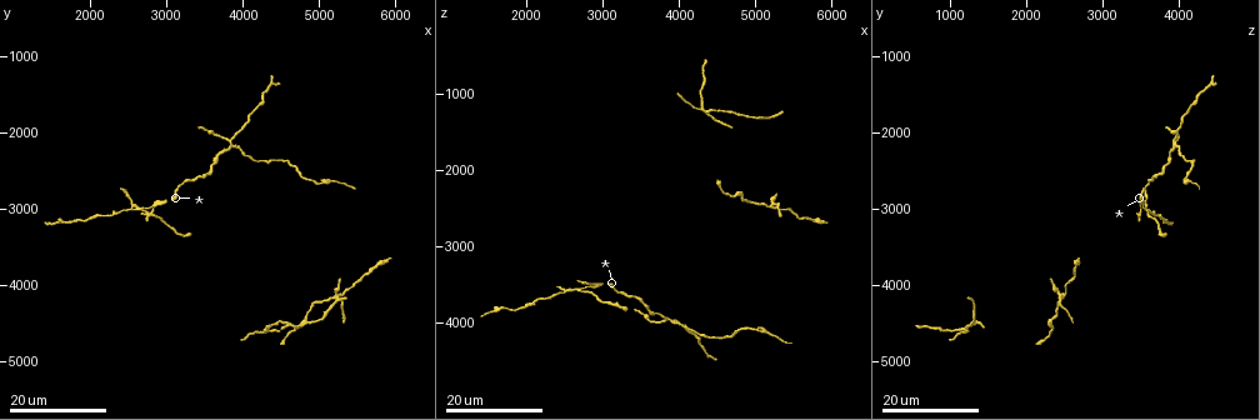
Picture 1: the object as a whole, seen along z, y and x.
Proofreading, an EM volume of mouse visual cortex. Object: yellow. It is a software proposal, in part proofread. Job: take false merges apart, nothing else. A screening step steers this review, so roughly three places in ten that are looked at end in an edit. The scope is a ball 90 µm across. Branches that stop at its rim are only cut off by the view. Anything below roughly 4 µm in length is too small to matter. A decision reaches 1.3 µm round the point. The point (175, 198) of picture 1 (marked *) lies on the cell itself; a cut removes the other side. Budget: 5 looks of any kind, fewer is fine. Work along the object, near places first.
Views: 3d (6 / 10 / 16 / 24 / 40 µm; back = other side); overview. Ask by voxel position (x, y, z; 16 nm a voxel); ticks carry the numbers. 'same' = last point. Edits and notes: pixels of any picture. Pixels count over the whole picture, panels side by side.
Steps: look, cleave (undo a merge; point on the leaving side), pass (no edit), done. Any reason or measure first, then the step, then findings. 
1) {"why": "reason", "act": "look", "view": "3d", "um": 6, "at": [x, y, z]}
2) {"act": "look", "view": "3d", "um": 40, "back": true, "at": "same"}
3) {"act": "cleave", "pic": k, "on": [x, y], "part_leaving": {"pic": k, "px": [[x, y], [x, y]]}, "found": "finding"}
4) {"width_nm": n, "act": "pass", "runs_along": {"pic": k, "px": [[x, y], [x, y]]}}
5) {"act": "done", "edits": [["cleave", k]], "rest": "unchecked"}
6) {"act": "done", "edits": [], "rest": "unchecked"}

{"why": "thick turns thin", "act": "look", "view": "3d", "um": 24, "at": [2950, 2900, 3500]}

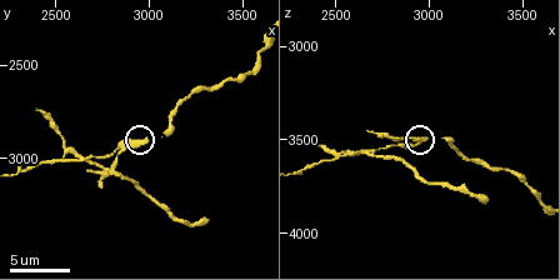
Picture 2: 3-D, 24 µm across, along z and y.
{"act": "look", "view": "3d", "um": 6, "at": [2980, 2920, 3500]}

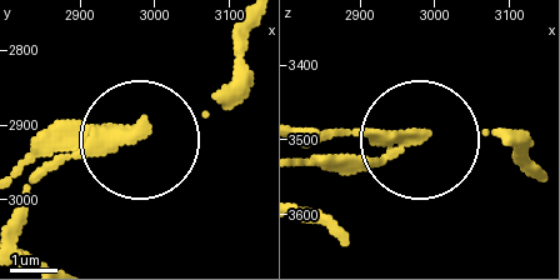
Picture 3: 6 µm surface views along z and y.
{"act": "cleave", "pic": 3, "on": [50, 161], "part_leaving": {"pic": 3, "px": [[120, 135], [76, 146], [25, 219]]}, "found": "a second cell is stuck on"}

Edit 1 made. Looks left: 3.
{"why": "see it whole again", "act": "look", "view": "overview"}

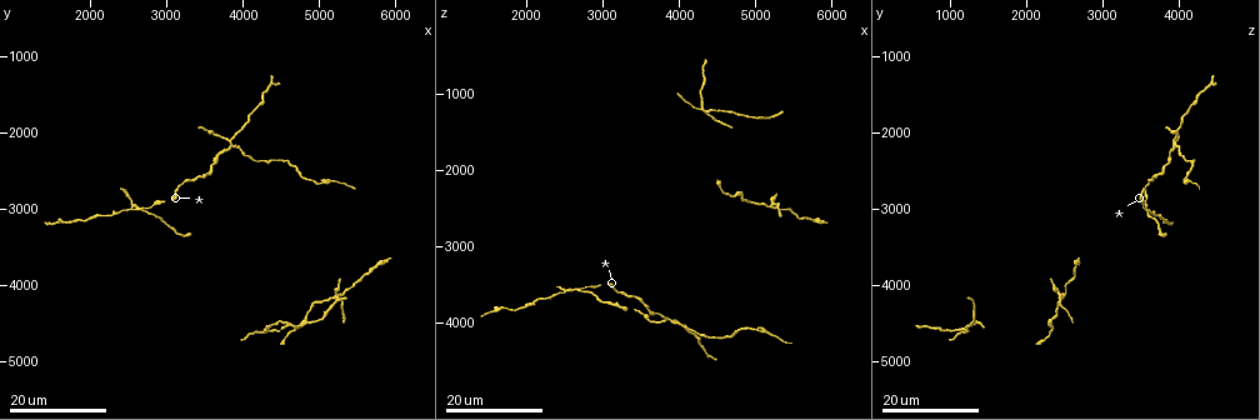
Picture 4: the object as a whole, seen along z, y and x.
{"why": "three arms meet", "act": "look", "view": "3d", "um": 16, "at": [2650, 3050, 3550]}

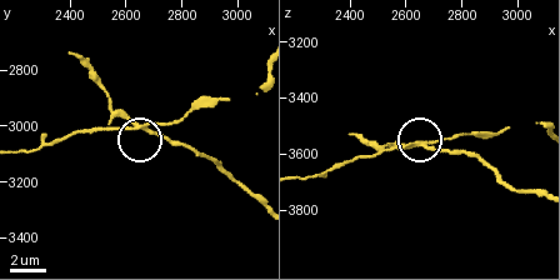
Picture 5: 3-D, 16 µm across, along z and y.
{"why": "closer look", "act": "look", "view": "3d", "um": 10, "at": [2690, 3020, 3580]}

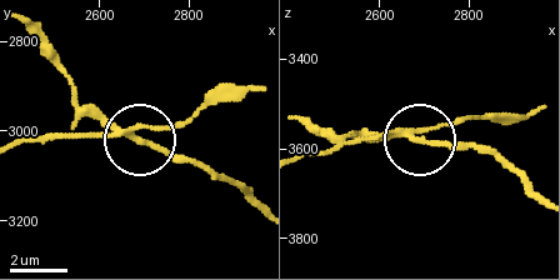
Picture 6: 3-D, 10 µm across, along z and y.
{"arms": 3, "act": "cleave", "pic": 6, "on": [159, 148], "found": "a second cell is stuck on"}

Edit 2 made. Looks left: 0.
{"act": "done", "edits": [["cleave", 3], ["cleave", 6]], "rest": "unchecked"}

